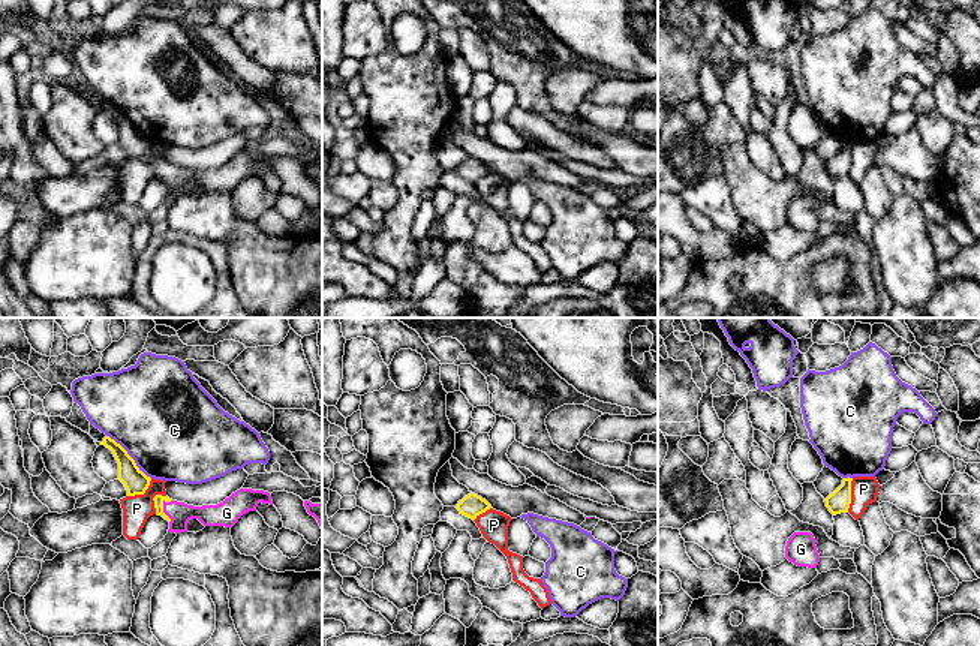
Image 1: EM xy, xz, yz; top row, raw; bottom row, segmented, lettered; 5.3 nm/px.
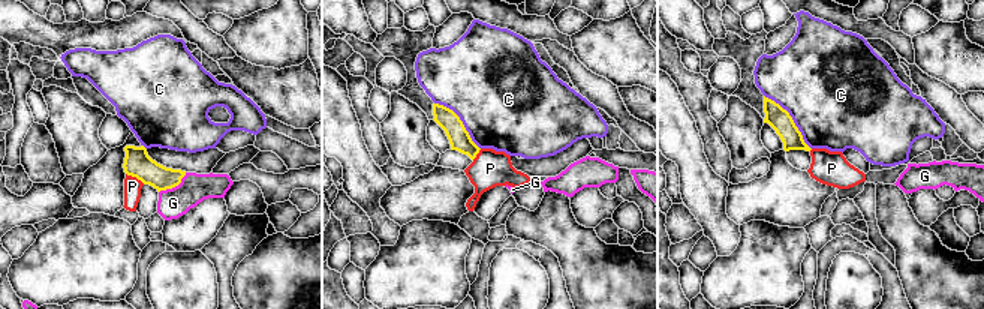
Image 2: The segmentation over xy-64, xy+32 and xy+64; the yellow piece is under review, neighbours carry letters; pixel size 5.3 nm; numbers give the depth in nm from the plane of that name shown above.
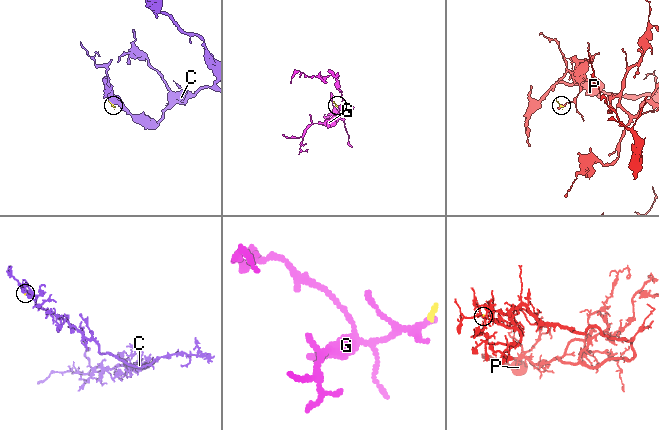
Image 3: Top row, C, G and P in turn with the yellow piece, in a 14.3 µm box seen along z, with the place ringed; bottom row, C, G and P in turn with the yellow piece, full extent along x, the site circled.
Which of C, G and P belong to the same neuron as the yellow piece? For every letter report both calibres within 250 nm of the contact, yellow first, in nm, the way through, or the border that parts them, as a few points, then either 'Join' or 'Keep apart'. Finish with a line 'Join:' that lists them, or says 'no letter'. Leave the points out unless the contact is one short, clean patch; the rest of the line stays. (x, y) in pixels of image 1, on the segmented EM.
C: Thickness 130 nm (yellow) against 500 nm. Boundary: xy (107, 435), (150, 478). Keep apart
G: Thickness 50 nm (yellow) against 120 nm. Path across: xy (158, 499), (162, 504), (162, 511), (180, 513). Join
P: Thickness 120 nm (yellow) against 140 nm. Boundary: yz (853, 478), (851, 502), (847, 511). Keep apart
Join: G

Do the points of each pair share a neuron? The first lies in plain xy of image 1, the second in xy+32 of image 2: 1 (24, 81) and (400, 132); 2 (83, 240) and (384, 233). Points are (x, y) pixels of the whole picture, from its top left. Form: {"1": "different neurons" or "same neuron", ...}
{"1": "different neurons", "2": "different neurons"}

